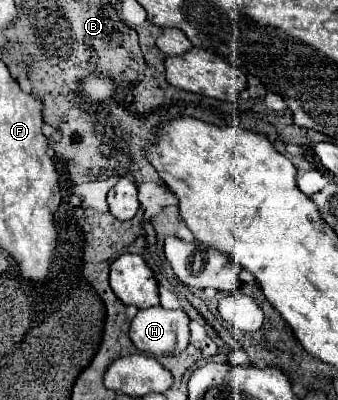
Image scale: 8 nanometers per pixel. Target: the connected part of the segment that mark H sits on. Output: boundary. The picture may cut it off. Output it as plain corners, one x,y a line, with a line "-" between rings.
164,307
140,309
138,315
130,321
128,337
132,343
154,357
158,355
176,355
180,351
180,329
184,317
184,347
188,347
188,315
182,309
168,311

